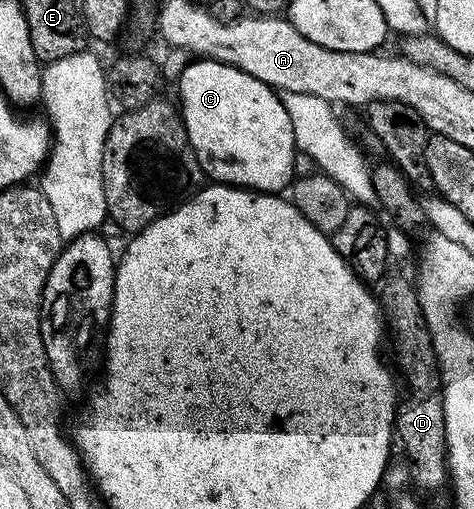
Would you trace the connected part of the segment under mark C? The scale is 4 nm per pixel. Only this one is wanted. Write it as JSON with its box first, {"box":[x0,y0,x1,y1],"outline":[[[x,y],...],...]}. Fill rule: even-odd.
{"box":[178,60,295,192],"outline":[[[192,60],[183,70],[183,75],[178,78],[179,98],[183,101],[181,113],[183,123],[187,129],[187,135],[191,141],[193,152],[201,164],[204,175],[208,179],[214,180],[219,184],[230,184],[232,186],[241,186],[248,190],[258,190],[260,192],[283,192],[290,187],[295,178],[295,141],[293,140],[293,124],[289,124],[289,112],[285,112],[285,104],[282,97],[272,87],[267,86],[261,80],[241,72],[235,66],[227,66],[223,62],[213,62],[210,60]]]}

